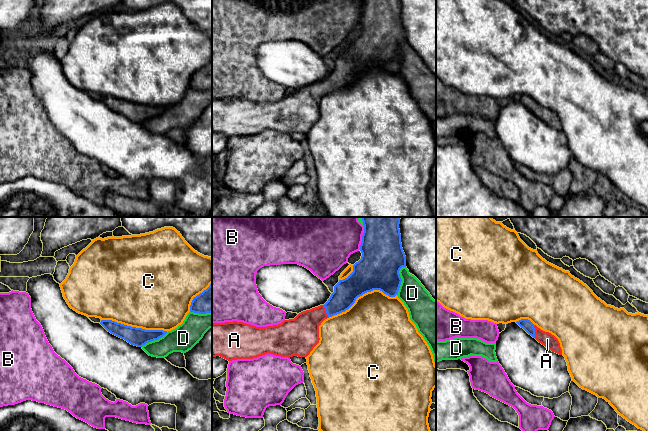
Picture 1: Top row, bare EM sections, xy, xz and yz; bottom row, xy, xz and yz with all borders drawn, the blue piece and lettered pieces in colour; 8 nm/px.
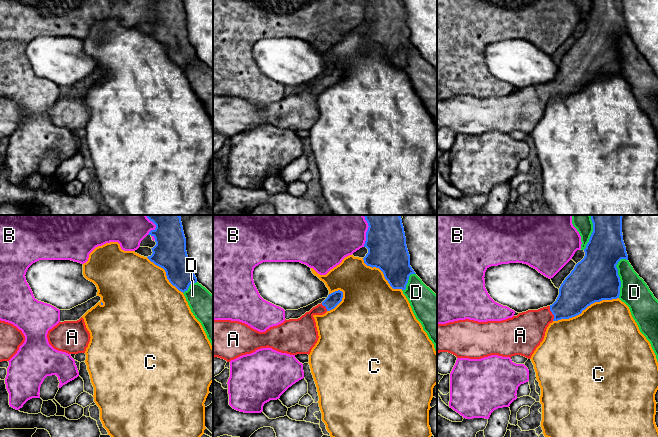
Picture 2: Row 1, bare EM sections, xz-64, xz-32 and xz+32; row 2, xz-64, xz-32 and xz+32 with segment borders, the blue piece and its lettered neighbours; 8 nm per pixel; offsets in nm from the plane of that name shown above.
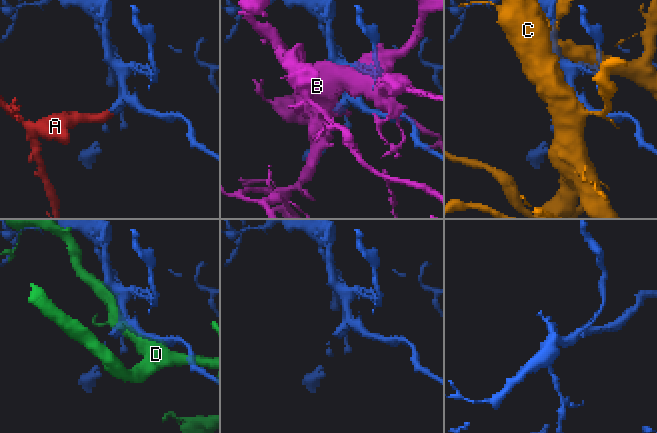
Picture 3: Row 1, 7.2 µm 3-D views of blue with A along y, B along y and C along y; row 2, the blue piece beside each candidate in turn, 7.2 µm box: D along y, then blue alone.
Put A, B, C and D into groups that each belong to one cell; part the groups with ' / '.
A / B / C / D

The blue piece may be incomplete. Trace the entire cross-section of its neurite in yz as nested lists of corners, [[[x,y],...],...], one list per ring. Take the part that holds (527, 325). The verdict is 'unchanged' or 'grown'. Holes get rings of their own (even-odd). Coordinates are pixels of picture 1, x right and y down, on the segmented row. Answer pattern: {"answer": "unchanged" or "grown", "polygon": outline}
{"answer": "grown", "polygon": [[[521,319],[516,322],[521,328],[523,328],[529,335],[535,338],[539,343],[544,345],[547,349],[562,355],[562,349],[558,339],[549,332],[545,332],[534,325],[528,319]]]}

